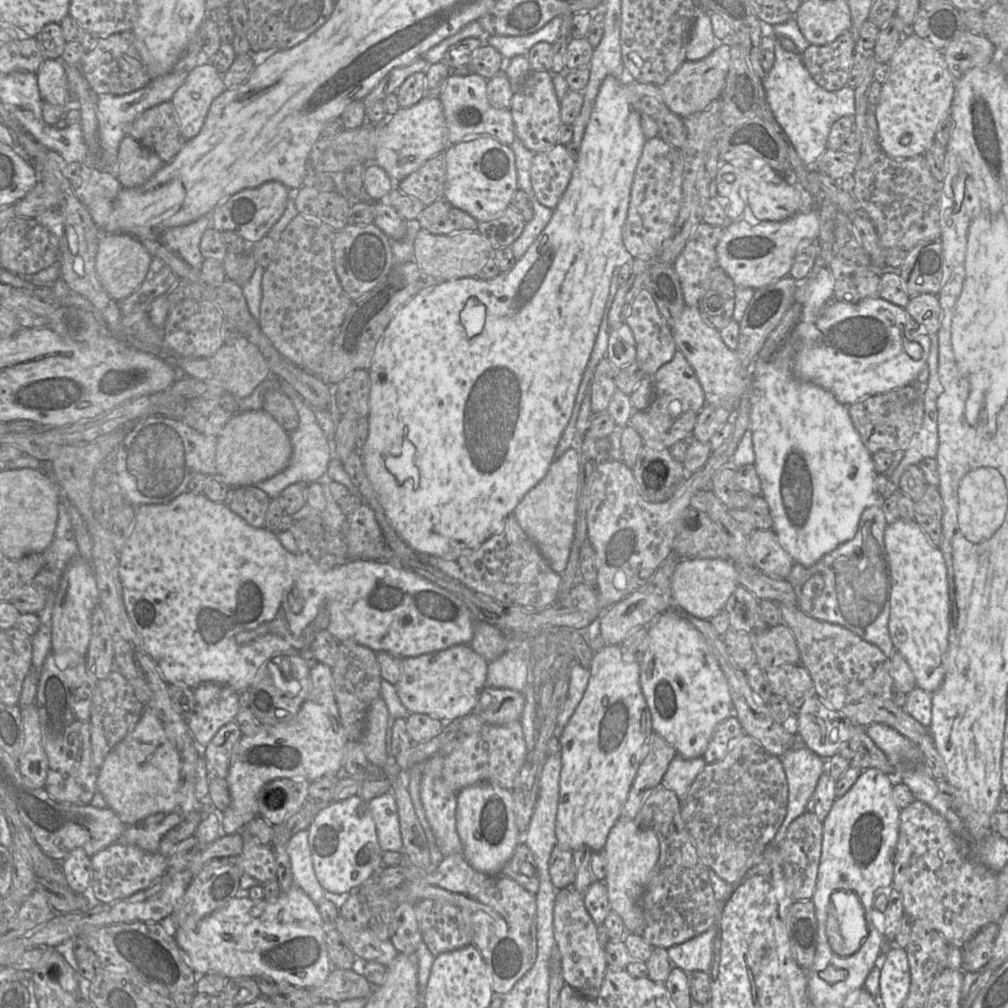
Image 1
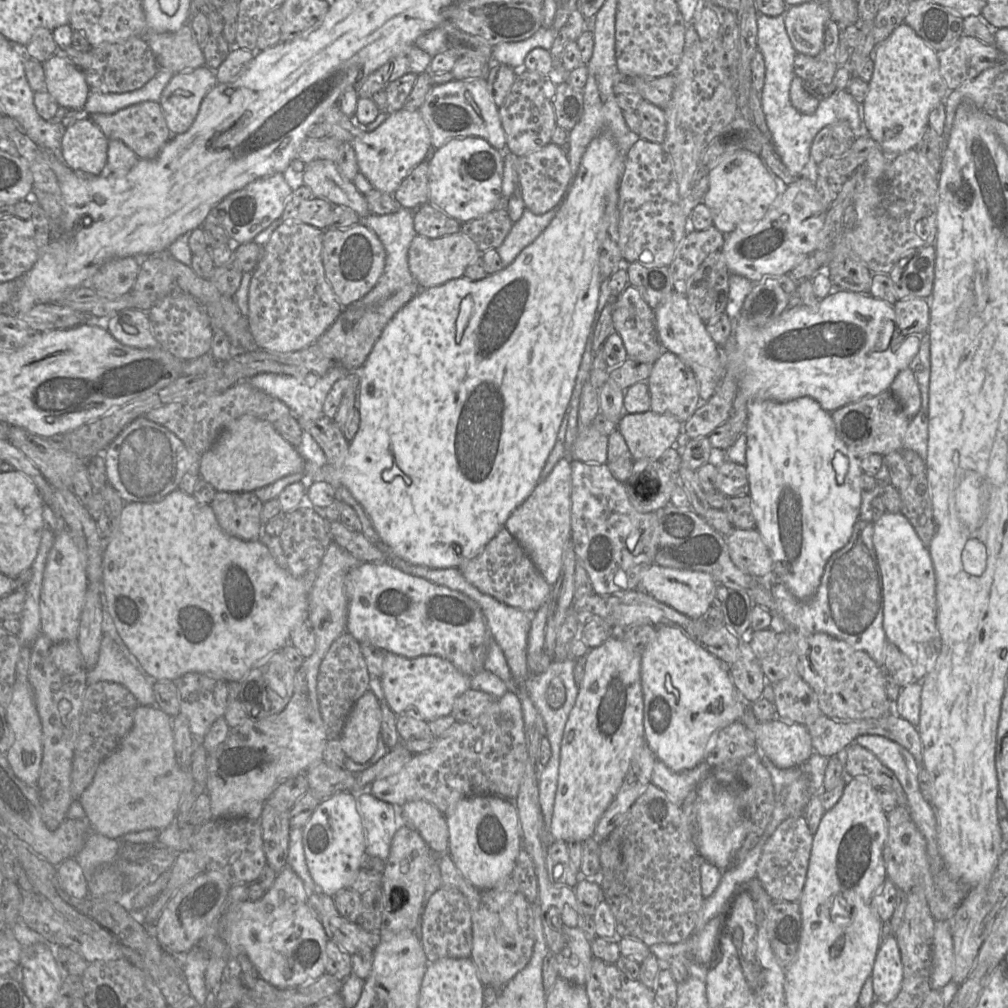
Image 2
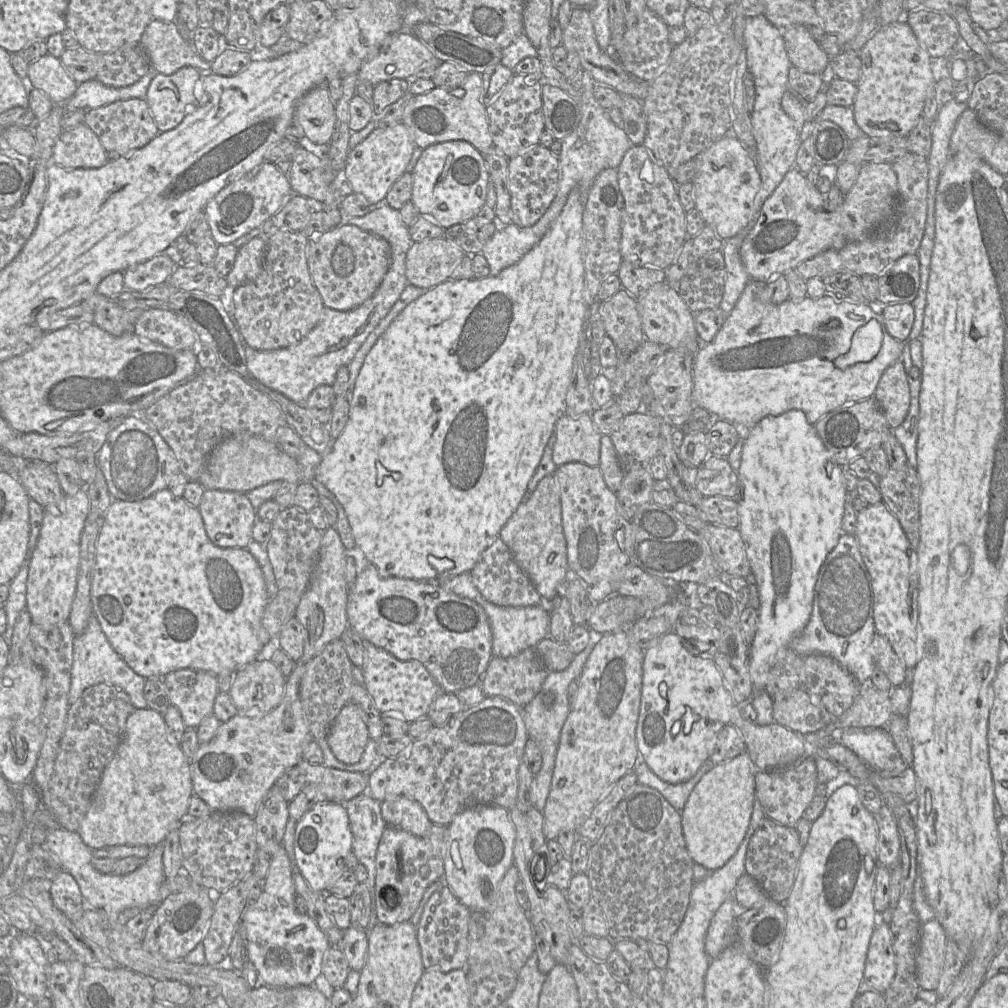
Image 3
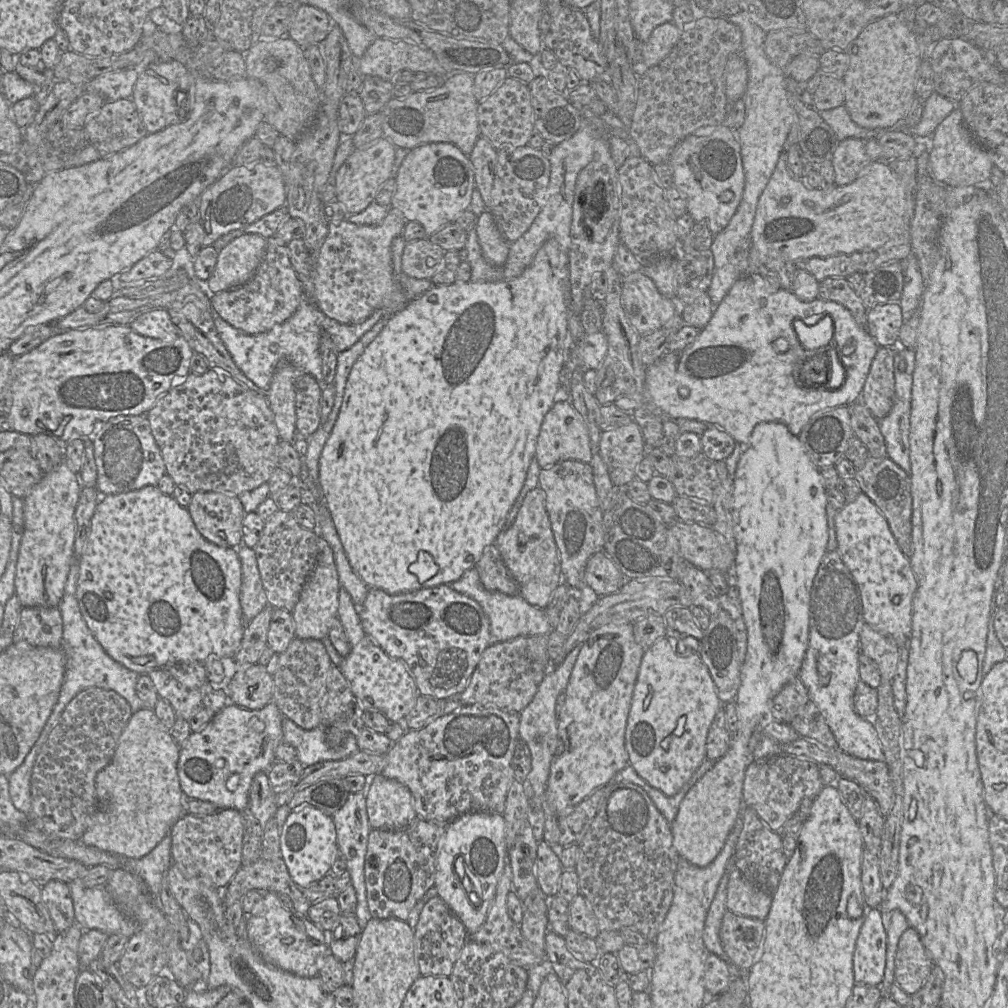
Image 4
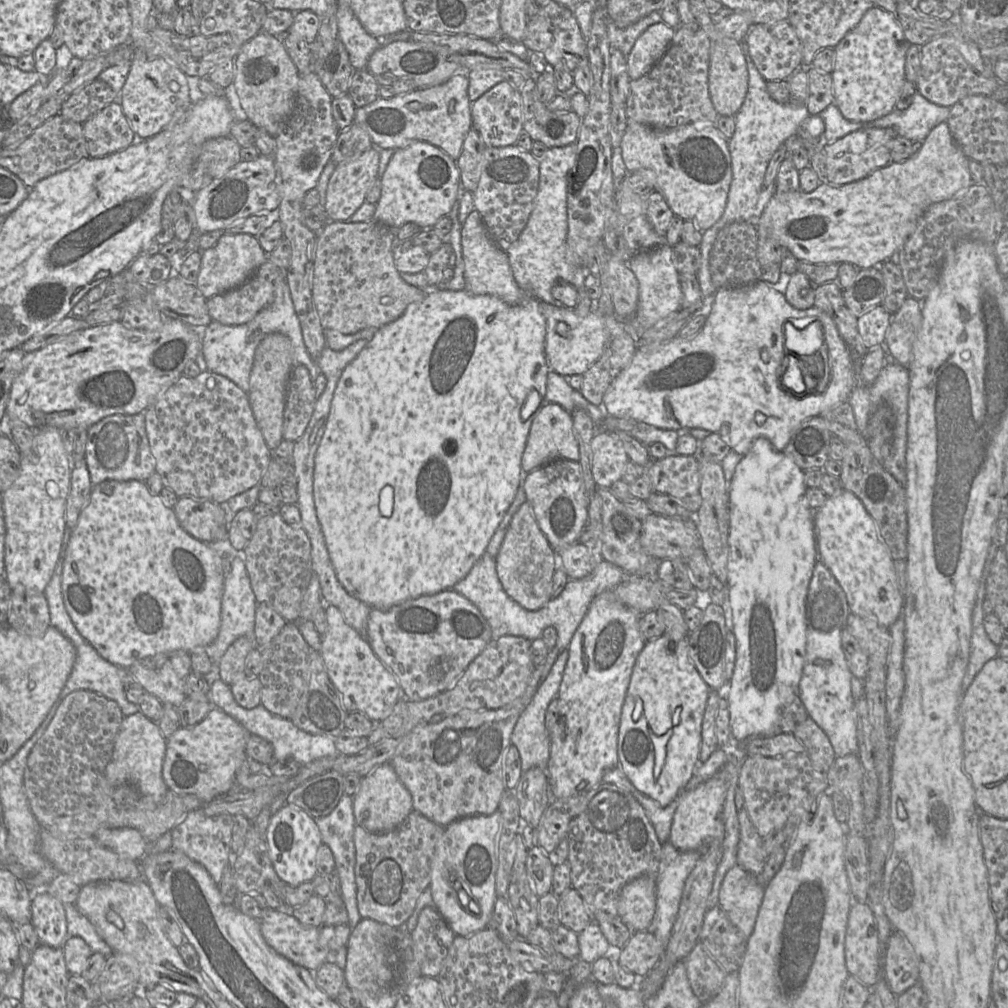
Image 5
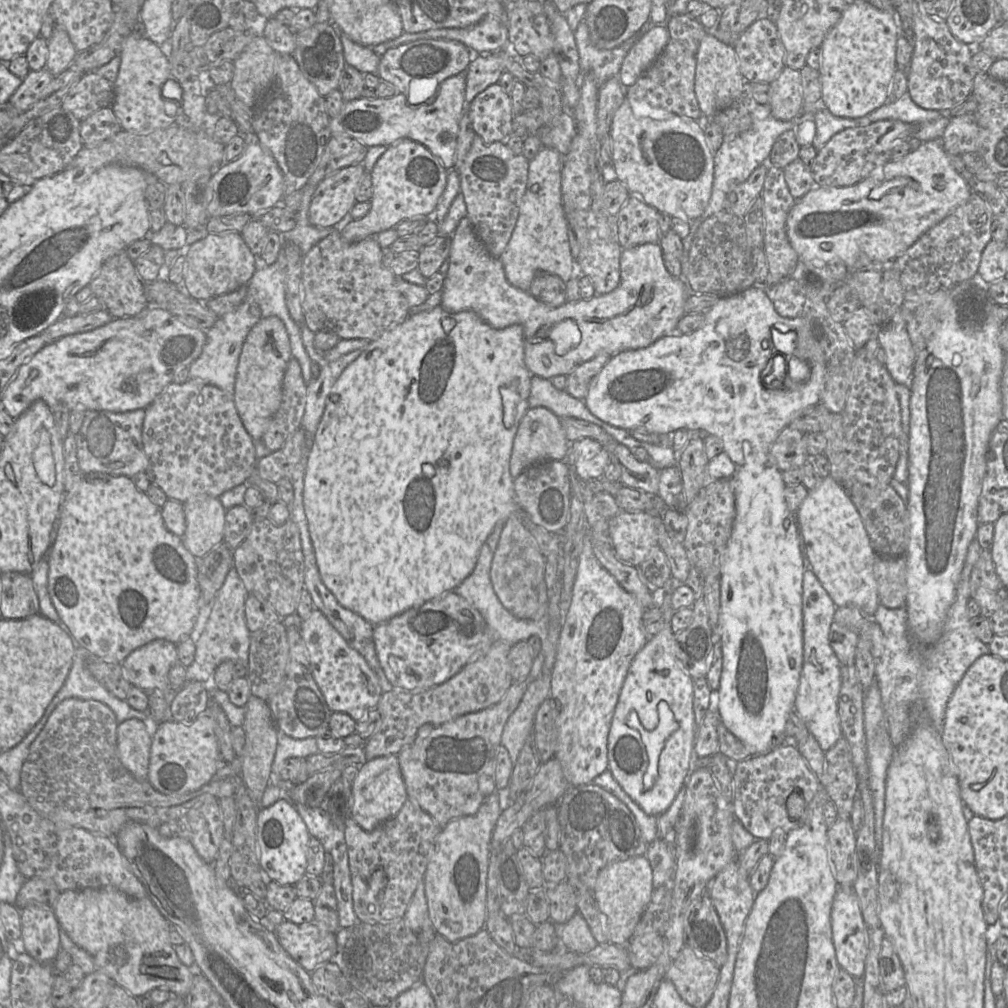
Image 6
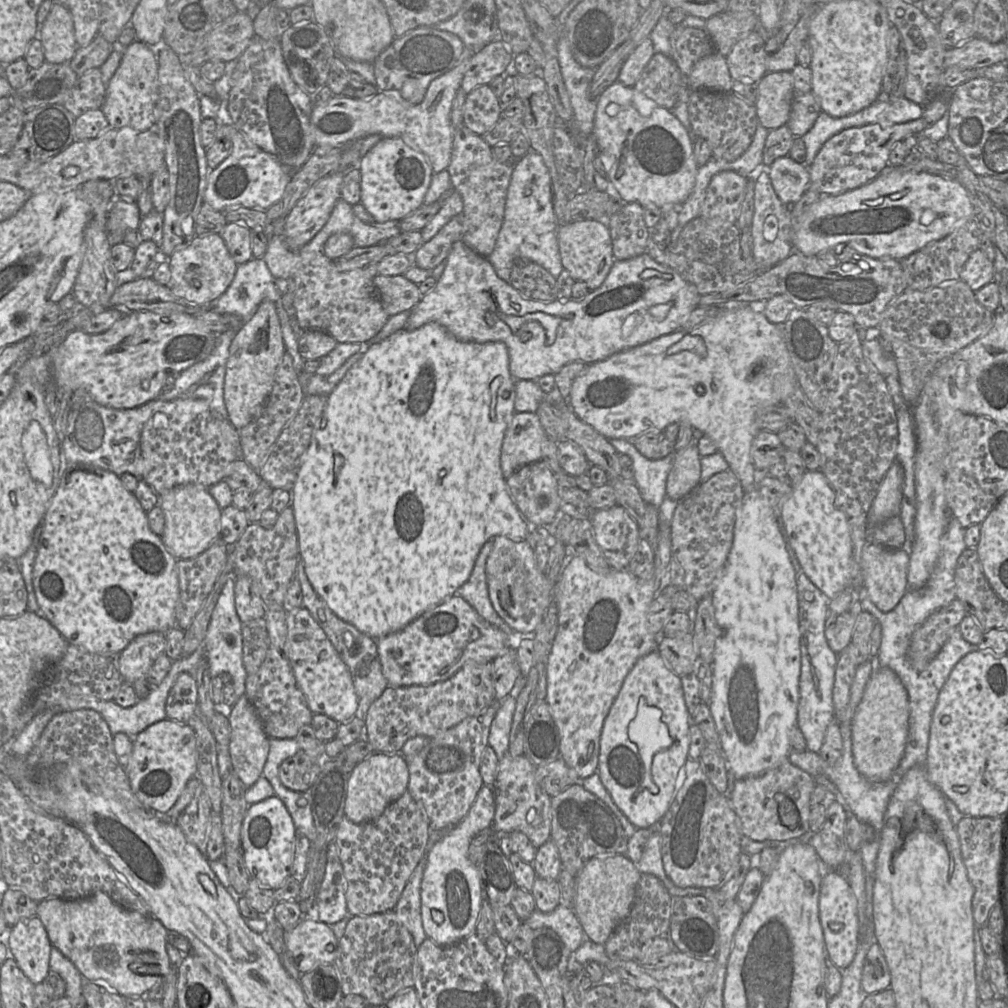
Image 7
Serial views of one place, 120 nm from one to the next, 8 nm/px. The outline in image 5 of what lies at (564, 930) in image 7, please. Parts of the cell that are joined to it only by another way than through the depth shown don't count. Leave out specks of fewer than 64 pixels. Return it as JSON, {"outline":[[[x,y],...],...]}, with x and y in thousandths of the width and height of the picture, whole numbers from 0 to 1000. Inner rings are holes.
{"outline":[[[590,914],[573,926],[573,937],[575,951],[583,955],[587,955],[595,949],[603,949],[608,955],[613,955],[616,940],[603,936]]]}

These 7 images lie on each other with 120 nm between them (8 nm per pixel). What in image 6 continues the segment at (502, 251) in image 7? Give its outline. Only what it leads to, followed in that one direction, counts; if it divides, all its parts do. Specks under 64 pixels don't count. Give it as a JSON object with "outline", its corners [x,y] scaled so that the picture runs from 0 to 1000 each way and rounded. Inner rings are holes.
{"outline":[[[541,146],[525,159],[524,178],[515,214],[500,250],[494,255],[499,262],[503,279],[520,290],[525,289],[534,271],[549,272],[561,281],[568,274],[576,273],[566,253],[559,207],[559,165],[560,155],[551,148]]]}

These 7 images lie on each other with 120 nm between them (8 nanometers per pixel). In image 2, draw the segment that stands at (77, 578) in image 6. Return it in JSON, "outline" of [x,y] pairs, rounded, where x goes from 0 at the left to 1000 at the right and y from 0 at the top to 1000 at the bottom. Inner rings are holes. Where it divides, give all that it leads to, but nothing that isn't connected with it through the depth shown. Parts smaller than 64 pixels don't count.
{"outline":[[[179,485],[171,487],[156,498],[124,500],[118,522],[103,546],[102,583],[106,604],[119,632],[138,656],[141,666],[151,675],[175,676],[185,668],[195,667],[224,677],[237,677],[268,647],[279,647],[288,639],[289,627],[295,620],[306,618],[307,586],[304,586],[301,574],[290,571],[285,564],[278,563],[257,536],[242,537],[225,531],[218,524],[208,501],[198,499]]]}

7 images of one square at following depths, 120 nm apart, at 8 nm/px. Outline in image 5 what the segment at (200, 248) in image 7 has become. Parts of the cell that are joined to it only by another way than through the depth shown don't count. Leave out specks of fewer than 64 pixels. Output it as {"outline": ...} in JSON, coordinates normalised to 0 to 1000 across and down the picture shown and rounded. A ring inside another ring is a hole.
{"outline":[[[223,231],[211,245],[199,249],[199,265],[193,282],[200,293],[207,297],[241,283],[264,258],[265,251],[255,235],[243,231]]]}

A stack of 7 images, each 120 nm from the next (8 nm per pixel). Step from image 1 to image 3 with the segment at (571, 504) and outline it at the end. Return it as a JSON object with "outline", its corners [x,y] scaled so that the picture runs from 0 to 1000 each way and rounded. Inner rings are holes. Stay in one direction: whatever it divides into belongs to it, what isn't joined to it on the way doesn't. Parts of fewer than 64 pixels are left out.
{"outline":[[[550,470],[541,472],[527,493],[517,498],[495,529],[511,557],[526,573],[539,597],[548,597],[564,572],[563,539],[558,522],[558,504]]]}

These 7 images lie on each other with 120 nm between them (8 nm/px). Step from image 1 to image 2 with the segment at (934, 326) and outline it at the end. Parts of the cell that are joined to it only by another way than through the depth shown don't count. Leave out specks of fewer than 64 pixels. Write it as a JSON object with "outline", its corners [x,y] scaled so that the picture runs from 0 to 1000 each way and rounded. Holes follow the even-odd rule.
{"outline":[[[902,296],[887,303],[889,318],[896,333],[919,331],[923,319],[923,299],[916,296]]]}

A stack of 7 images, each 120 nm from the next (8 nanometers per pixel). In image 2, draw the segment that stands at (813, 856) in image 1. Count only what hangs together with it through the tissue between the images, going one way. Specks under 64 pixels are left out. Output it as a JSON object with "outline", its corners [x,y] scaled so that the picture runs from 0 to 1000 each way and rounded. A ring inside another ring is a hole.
{"outline":[[[791,809],[778,813],[757,838],[750,871],[766,893],[793,894],[800,874],[807,829],[798,809]]]}

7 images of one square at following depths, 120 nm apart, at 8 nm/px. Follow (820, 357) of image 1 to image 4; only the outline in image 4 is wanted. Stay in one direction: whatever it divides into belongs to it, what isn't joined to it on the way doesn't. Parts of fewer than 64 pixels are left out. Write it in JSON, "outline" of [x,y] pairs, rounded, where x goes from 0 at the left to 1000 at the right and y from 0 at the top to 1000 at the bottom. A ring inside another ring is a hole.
{"outline":[[[753,271],[736,272],[686,342],[678,347],[662,348],[652,359],[641,365],[641,384],[648,400],[663,415],[703,419],[734,440],[743,438],[748,424],[755,419],[776,420],[787,432],[792,433],[810,410],[841,403],[853,397],[864,360],[872,344],[859,324],[852,322],[836,303],[813,296],[798,300],[784,288],[767,286]],[[807,313],[823,313],[826,318],[825,345],[829,347],[836,365],[836,378],[827,386],[820,385],[821,363],[819,377],[815,383],[808,383],[802,376],[802,372],[808,376],[805,371],[810,371],[810,359],[806,358],[805,362],[799,363],[806,354],[815,354],[819,344],[806,348],[799,346],[787,326],[789,316]],[[793,368],[800,382],[795,382],[791,377]]]}

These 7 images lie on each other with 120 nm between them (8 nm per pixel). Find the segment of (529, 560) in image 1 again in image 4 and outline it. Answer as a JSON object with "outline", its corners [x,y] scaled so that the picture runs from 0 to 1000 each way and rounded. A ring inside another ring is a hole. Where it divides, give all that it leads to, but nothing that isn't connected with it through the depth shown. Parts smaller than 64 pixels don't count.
{"outline":[[[492,540],[481,544],[471,563],[478,580],[484,586],[516,591],[515,580],[503,565]]]}

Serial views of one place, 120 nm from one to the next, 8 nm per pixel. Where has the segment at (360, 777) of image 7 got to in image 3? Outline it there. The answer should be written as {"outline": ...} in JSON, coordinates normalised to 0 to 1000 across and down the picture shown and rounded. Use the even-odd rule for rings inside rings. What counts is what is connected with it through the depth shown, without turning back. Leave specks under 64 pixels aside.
{"outline":[[[404,791],[379,795],[378,807],[385,820],[397,821],[413,829],[423,828],[429,819],[420,801]]]}

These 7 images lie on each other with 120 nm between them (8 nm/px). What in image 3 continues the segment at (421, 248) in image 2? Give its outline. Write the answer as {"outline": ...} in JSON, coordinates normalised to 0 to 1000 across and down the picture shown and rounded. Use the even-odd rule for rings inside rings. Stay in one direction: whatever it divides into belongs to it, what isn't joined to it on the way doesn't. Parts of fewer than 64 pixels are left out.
{"outline":[[[439,235],[411,240],[403,255],[405,281],[430,286],[445,277],[461,253],[453,242]]]}

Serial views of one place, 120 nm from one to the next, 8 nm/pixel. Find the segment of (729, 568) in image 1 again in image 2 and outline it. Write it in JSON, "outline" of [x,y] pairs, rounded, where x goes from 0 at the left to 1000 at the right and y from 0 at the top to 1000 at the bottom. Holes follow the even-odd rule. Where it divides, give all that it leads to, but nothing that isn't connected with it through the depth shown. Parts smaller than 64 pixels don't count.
{"outline":[[[647,560],[637,569],[633,584],[640,586],[654,597],[665,601],[686,614],[694,614],[700,610],[706,601],[710,582],[710,576],[700,567]]]}

